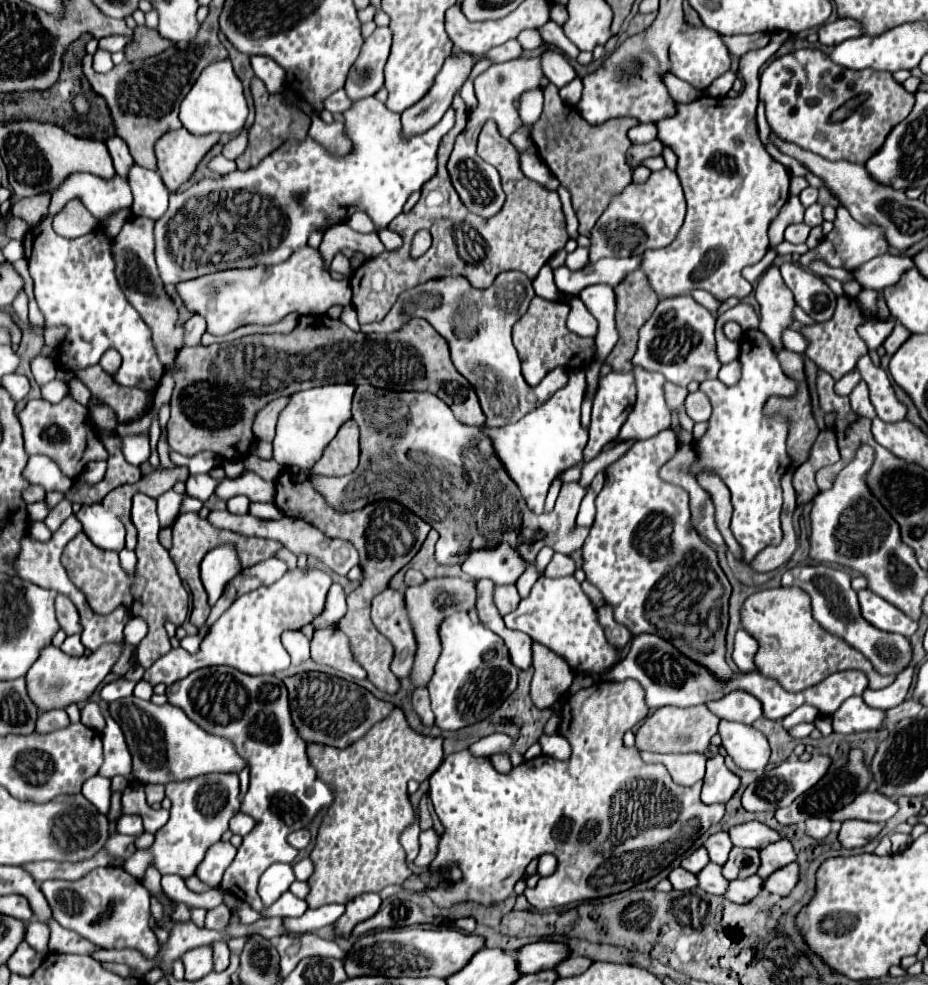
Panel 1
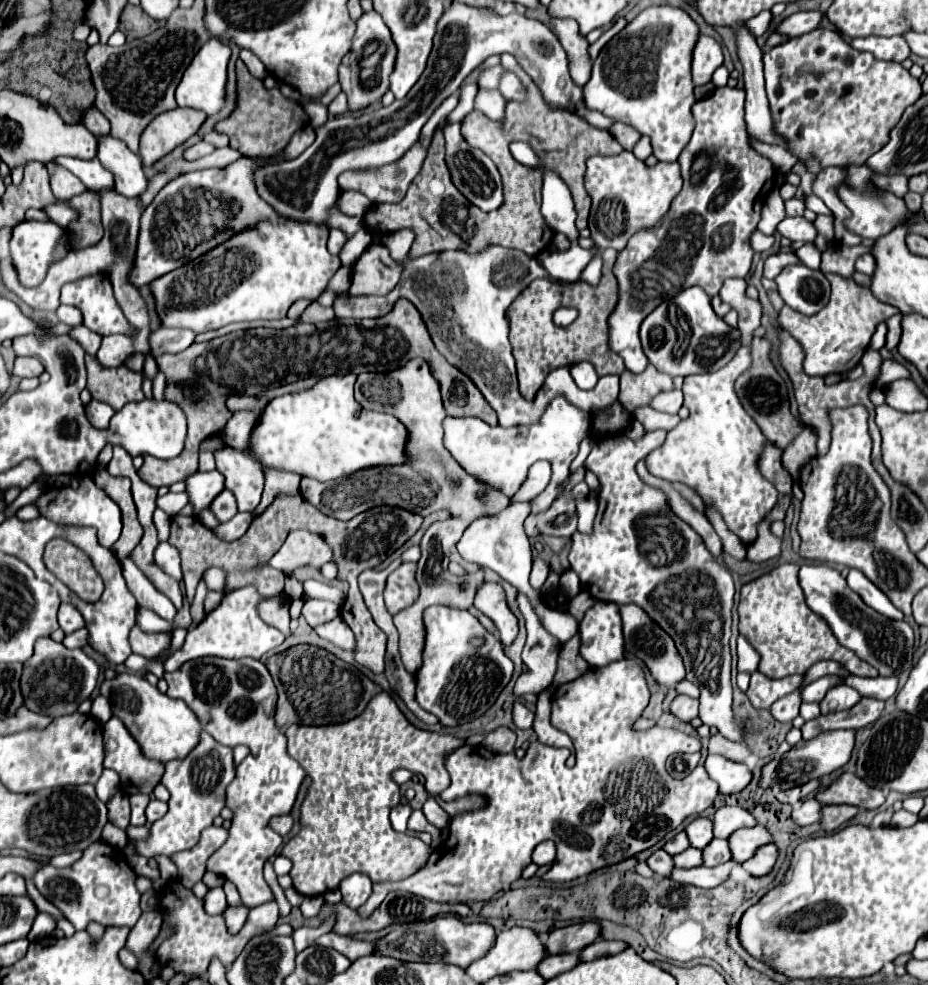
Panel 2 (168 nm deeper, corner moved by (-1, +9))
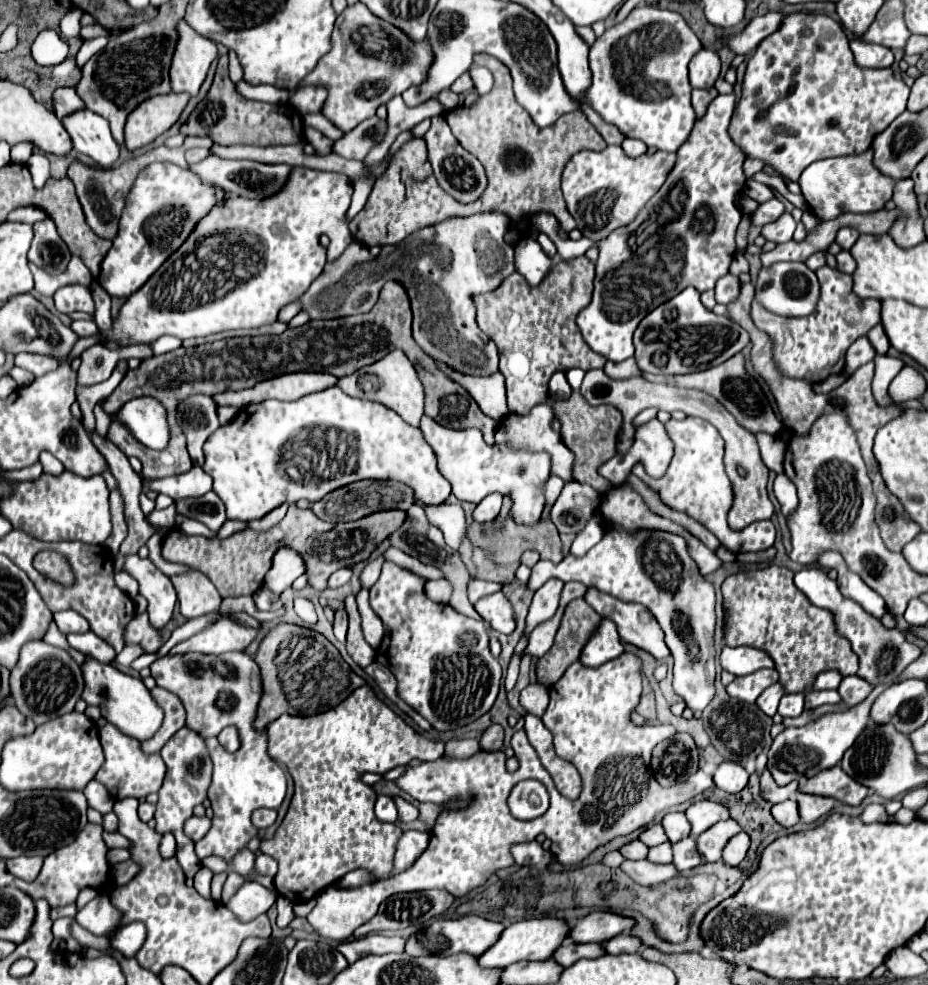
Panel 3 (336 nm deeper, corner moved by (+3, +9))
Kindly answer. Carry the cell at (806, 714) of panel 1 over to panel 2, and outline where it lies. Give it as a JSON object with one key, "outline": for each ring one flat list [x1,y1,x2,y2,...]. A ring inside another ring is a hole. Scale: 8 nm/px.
{"outline":[[820,677,820,679,816,679,814,683,810,683,802,689,802,693,800,693,802,703,820,703,824,699,826,691,832,689,838,683,842,683,840,677]]}

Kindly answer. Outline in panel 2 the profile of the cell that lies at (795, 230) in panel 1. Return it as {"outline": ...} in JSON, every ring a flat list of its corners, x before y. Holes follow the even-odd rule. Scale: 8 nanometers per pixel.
{"outline":[[786,217,778,225,778,233,790,241,814,241,818,235,814,223,806,221,804,217]]}

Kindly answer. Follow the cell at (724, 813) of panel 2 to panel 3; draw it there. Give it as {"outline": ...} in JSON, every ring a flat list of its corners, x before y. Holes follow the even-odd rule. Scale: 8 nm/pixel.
{"outline":[[696,801,686,809,686,819,690,821,692,833,698,835,702,831,706,831,708,827,712,827,714,823,728,819,728,809,724,805,718,805,714,801]]}

